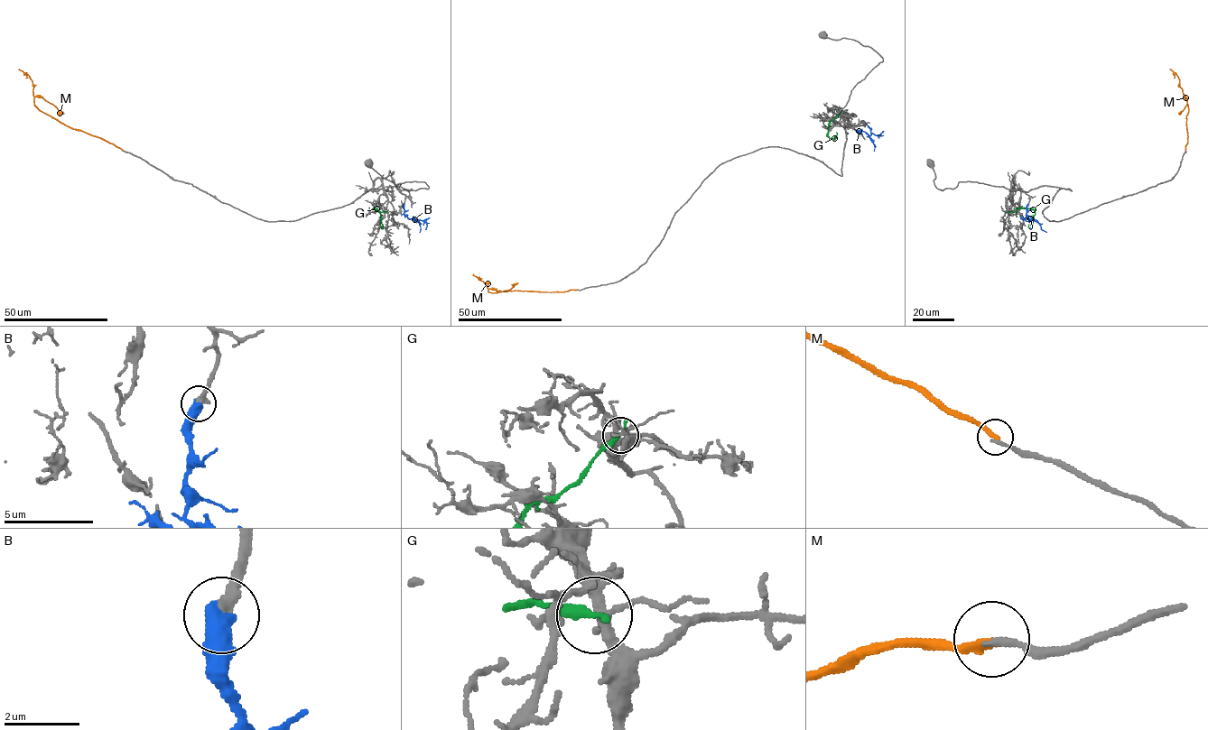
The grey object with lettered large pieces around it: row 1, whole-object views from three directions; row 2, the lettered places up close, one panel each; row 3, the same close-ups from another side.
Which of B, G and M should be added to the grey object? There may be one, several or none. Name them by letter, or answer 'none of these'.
B

